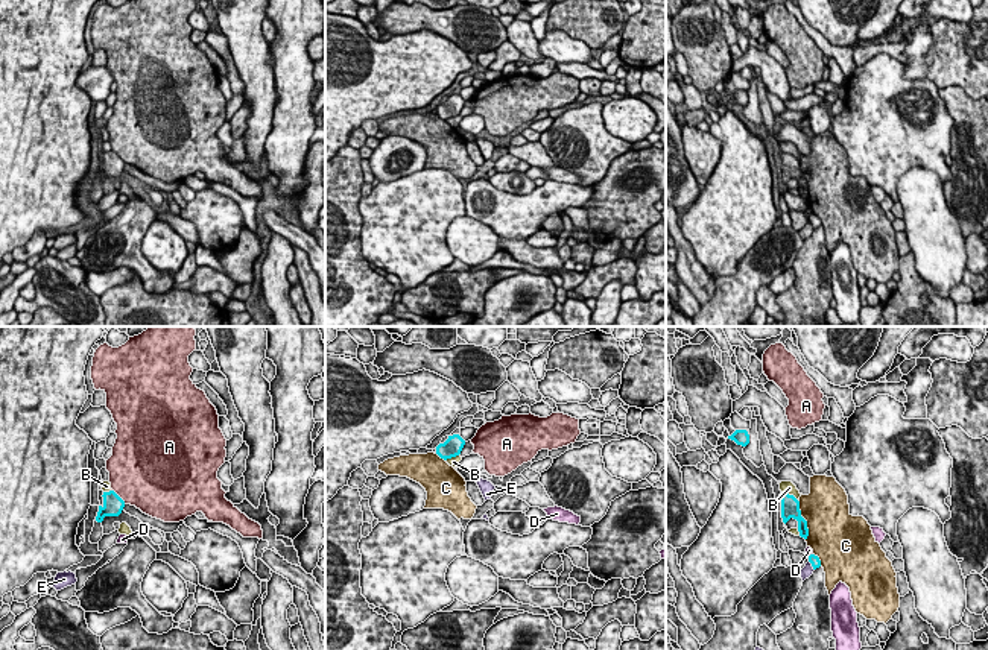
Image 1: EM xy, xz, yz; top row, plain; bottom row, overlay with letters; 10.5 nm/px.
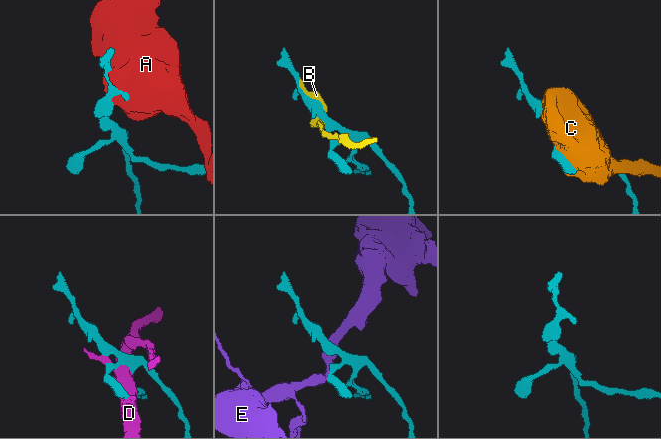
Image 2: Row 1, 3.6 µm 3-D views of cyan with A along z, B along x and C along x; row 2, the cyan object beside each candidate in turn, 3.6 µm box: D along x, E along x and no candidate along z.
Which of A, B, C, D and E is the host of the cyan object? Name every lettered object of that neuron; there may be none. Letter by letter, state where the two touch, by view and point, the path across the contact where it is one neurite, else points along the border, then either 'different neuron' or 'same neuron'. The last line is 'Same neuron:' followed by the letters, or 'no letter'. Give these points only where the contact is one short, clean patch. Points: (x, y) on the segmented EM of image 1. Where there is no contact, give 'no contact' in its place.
A: xy (119, 497) | different neuron
B: yz (791, 495) | different neuron
C: yz (806, 521) | different neuron
D: yz (810, 555) | different neuron
E: yz (812, 565) | different neuron
Same neuron: no letter

